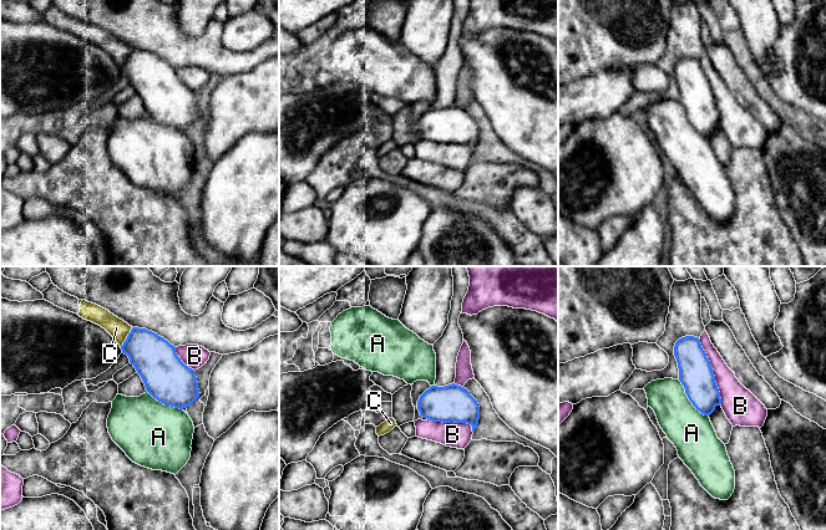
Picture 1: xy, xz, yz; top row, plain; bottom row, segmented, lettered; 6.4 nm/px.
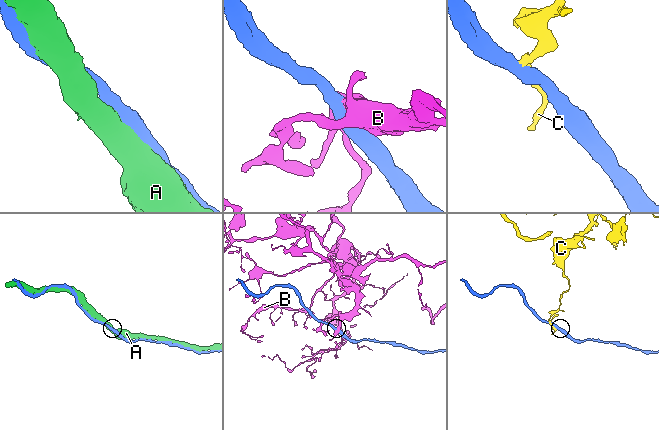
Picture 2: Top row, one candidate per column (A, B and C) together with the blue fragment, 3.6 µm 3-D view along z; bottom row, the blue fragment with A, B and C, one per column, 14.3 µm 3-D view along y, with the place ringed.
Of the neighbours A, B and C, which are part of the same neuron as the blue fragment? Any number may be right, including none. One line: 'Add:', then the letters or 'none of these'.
Add: A

